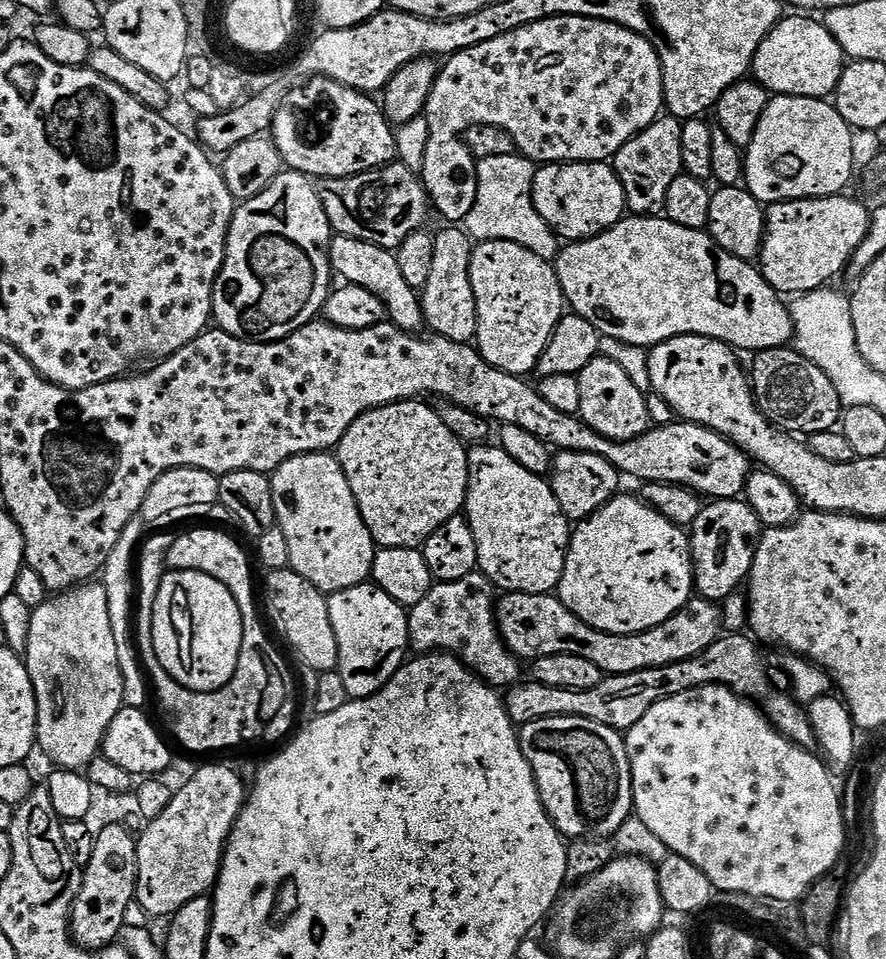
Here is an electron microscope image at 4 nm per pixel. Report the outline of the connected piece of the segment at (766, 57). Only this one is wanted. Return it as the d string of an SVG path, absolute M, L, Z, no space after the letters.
M808 14L792 15L796 16L785 15L772 27L762 46L758 46L751 75L769 94L805 96L815 100L831 97L844 73L846 57L842 46L834 42L834 34L830 34L819 19Z

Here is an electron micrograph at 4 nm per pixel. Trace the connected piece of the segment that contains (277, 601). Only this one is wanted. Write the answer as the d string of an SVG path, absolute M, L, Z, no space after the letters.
M290 567L268 572L266 578L268 585L262 588L262 596L268 599L267 619L270 624L272 619L271 627L284 635L285 642L312 674L337 671L340 667L338 638L334 638L334 626L330 626L328 596Z

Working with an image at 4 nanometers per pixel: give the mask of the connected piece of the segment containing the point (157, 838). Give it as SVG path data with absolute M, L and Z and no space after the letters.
M206 764L200 767L181 789L178 788L173 793L165 813L145 825L147 828L142 834L139 833L136 844L138 878L135 901L146 910L150 918L169 919L186 903L207 895L215 887L220 877L224 848L244 808L247 793L247 783L244 784L234 769L224 764Z

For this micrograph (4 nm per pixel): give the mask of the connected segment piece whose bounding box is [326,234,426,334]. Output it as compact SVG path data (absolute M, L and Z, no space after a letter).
M339 234L333 235L326 251L328 259L332 262L333 273L339 279L341 276L344 284L362 286L366 290L370 290L372 294L378 294L378 298L382 298L388 311L388 320L397 328L416 334L425 327L421 293L412 288L410 282L406 282L406 278L402 275L402 266L398 266L396 261L395 251Z

